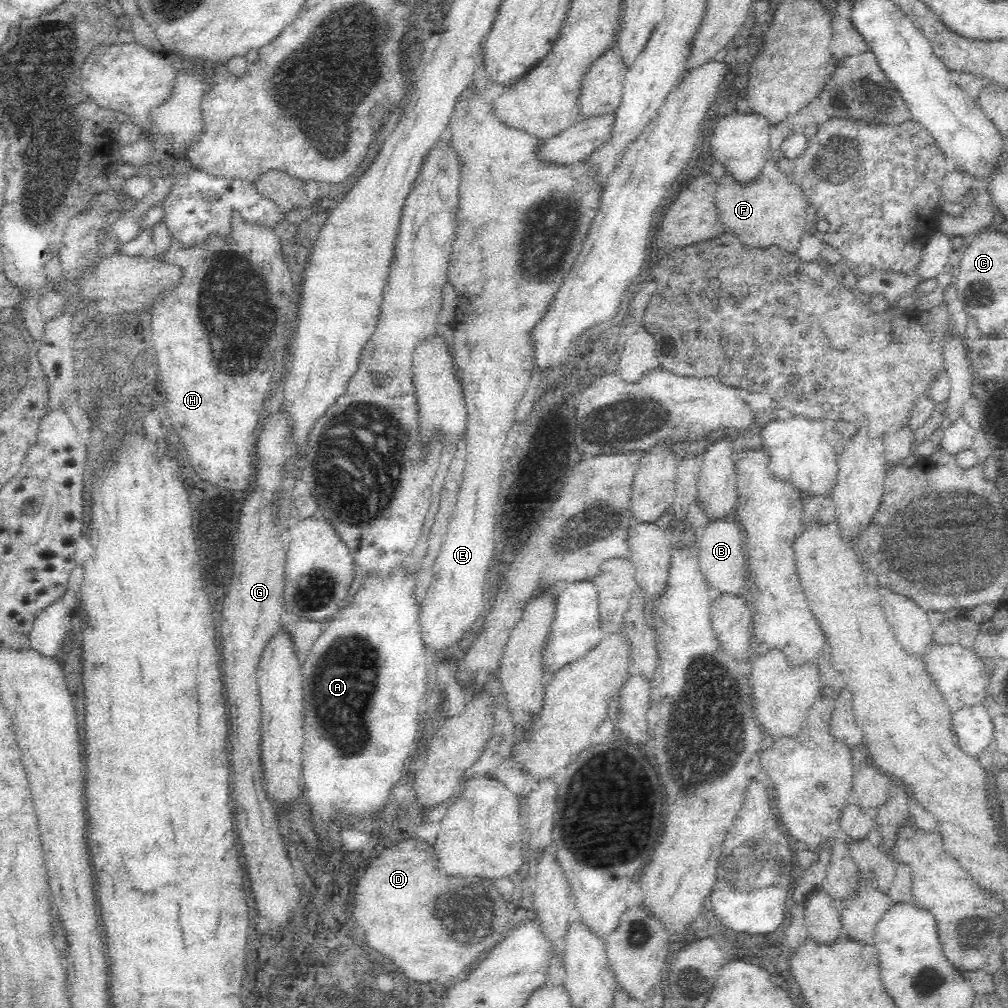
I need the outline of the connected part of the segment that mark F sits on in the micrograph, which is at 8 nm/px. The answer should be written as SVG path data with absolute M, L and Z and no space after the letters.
M768 160L759 180L745 187L724 175L717 183L714 197L722 235L732 234L746 249L766 252L780 246L780 250L796 254L804 234L804 200L774 162Z

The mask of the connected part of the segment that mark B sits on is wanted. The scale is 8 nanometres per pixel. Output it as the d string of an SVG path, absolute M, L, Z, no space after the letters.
M710 522L704 536L699 538L698 561L701 574L710 588L722 592L722 595L741 596L744 590L744 560L740 528L734 522Z

